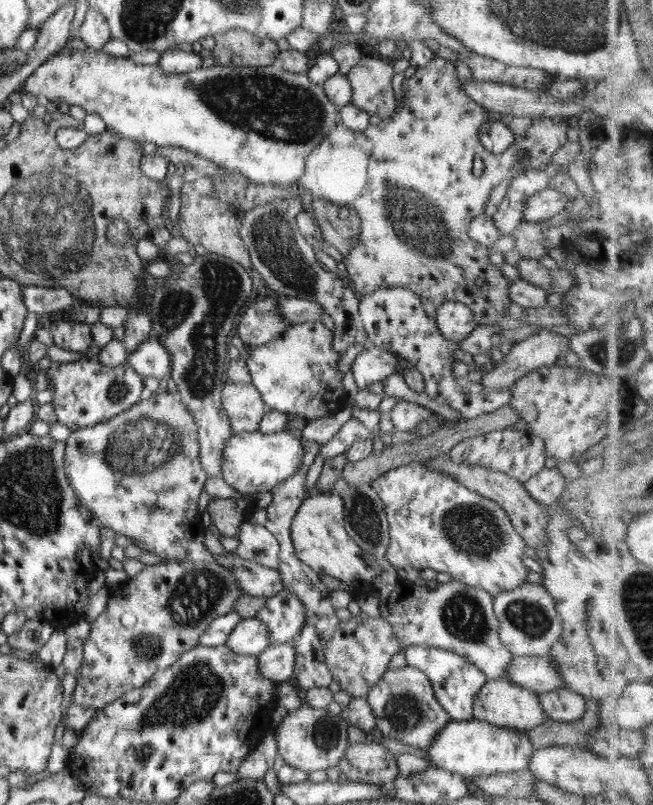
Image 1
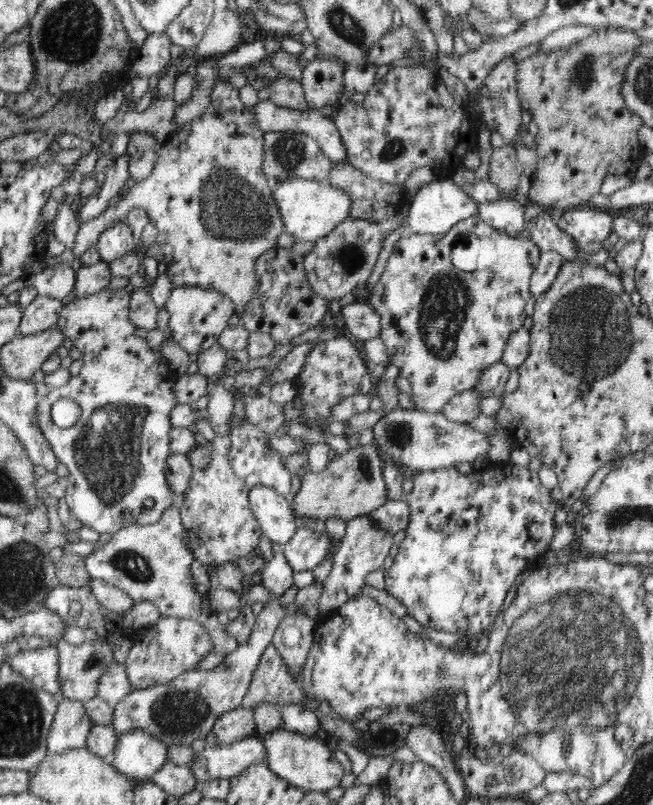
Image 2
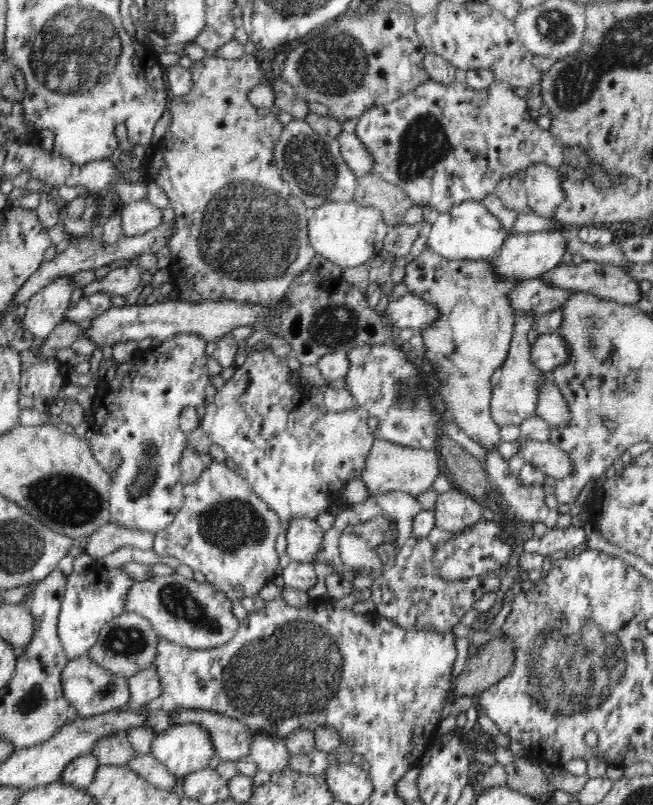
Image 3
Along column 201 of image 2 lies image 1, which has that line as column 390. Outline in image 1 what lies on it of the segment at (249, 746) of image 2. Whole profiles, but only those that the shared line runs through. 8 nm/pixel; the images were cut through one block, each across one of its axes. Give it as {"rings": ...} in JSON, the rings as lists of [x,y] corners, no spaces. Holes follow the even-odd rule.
{"rings":[[[382,742],[356,743],[348,745],[340,763],[326,769],[328,780],[346,784],[366,782],[366,784],[392,784],[398,776],[396,755]]]}

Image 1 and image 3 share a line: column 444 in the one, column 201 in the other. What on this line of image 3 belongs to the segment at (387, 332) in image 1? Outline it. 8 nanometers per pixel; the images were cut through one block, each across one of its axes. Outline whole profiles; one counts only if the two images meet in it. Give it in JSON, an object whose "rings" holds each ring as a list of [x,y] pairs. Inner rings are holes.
{"rings":[[[182,332],[161,341],[138,362],[130,362],[130,380],[134,396],[102,396],[102,402],[94,404],[96,420],[91,425],[94,435],[89,440],[92,456],[111,477],[110,521],[126,527],[144,530],[152,534],[164,530],[182,508],[185,487],[179,468],[181,456],[188,448],[187,435],[180,429],[179,420],[184,408],[208,405],[216,396],[216,388],[210,383],[210,375],[204,351],[206,341],[195,334]]]}

